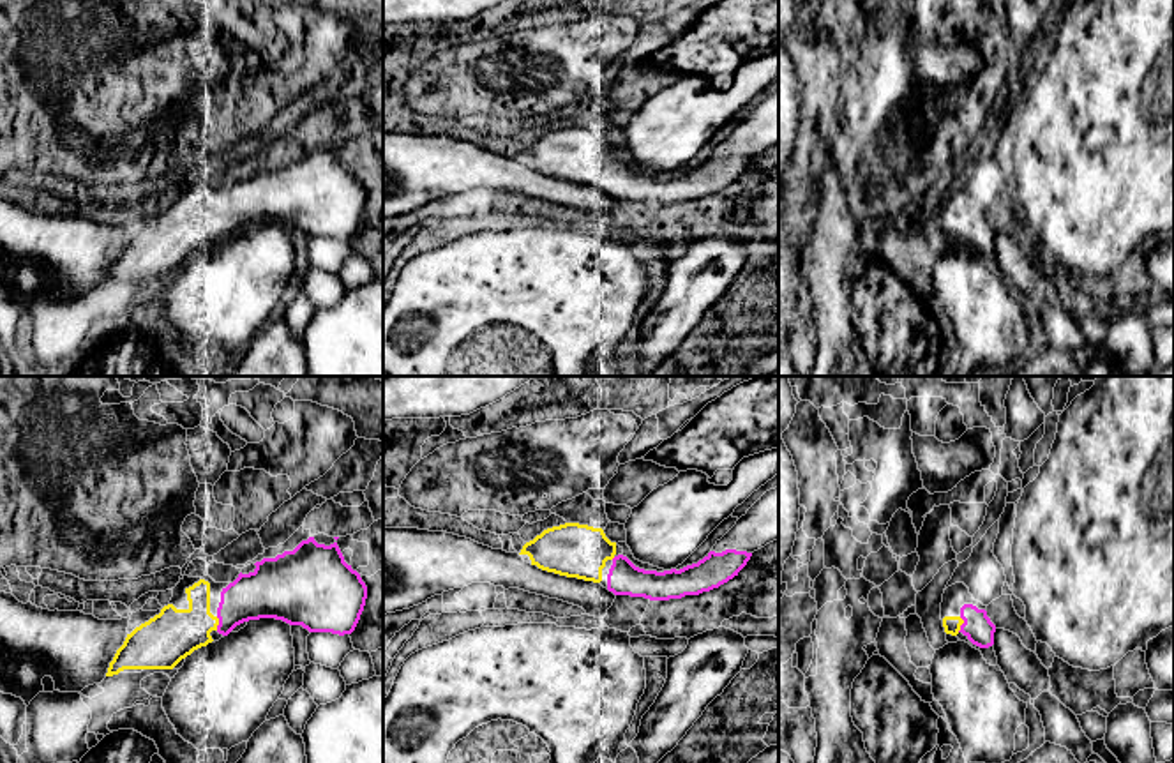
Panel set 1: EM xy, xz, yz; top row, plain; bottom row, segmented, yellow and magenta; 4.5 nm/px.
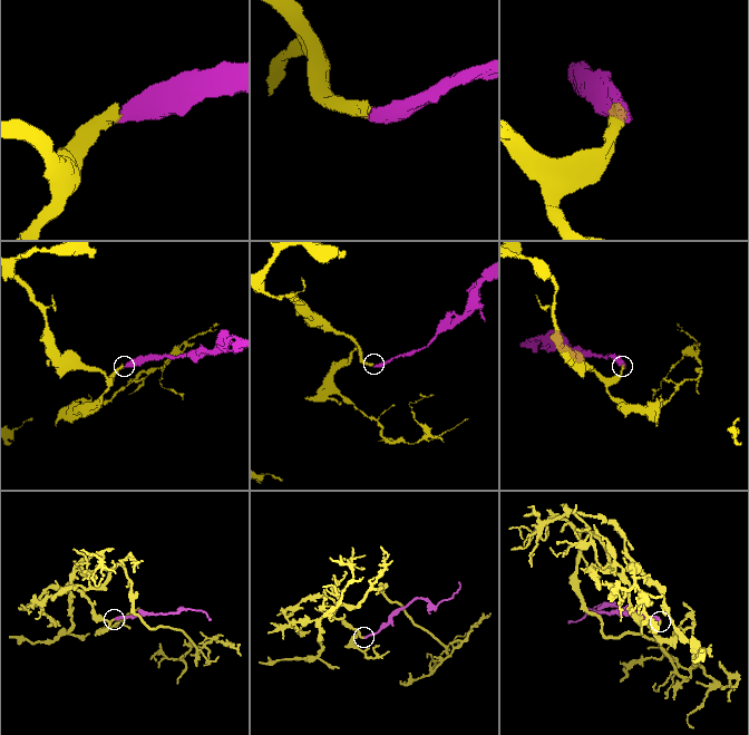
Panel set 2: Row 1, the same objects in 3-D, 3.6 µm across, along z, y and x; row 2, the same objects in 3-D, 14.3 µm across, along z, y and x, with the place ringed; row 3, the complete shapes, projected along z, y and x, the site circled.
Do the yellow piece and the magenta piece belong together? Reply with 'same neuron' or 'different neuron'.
same neuron

